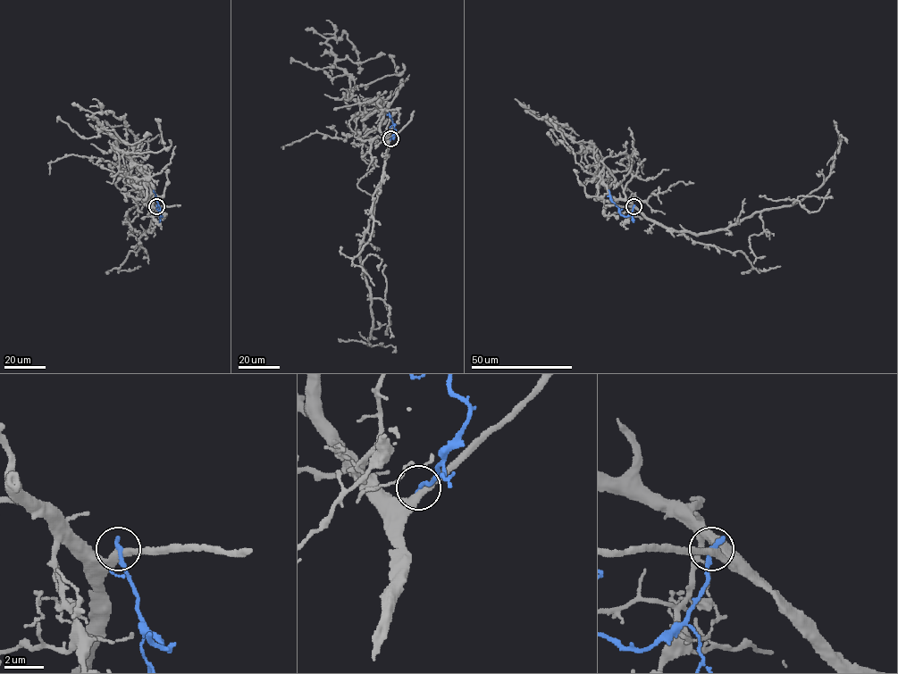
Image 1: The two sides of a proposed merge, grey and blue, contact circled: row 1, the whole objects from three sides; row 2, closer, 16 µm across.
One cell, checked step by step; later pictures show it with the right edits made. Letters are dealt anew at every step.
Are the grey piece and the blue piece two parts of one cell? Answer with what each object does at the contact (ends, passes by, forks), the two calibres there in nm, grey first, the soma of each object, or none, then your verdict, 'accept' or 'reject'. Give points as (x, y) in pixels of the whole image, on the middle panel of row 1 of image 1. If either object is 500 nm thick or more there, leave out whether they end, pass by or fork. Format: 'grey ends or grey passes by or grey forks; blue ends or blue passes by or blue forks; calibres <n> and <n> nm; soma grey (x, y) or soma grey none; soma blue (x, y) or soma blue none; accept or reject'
grey passes by; blue ends; calibres 320 and 280 nm; soma grey none; soma blue none; reject

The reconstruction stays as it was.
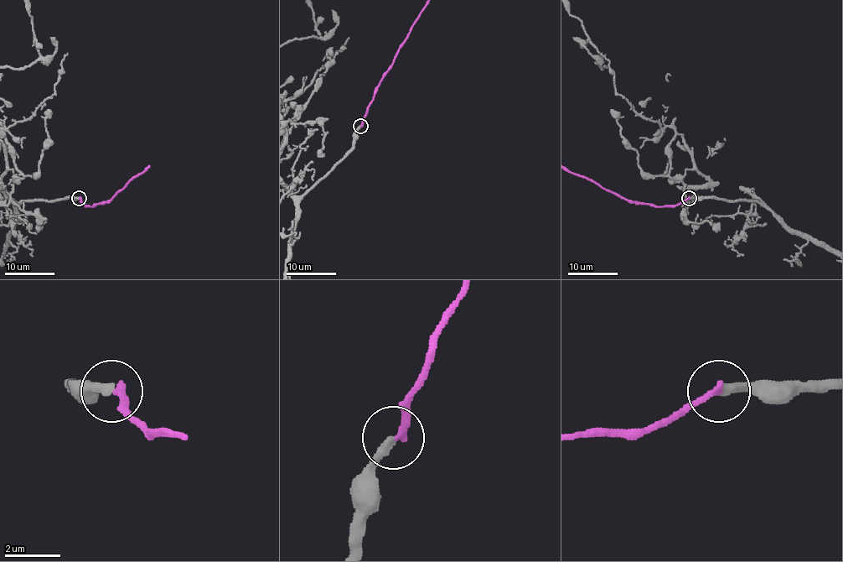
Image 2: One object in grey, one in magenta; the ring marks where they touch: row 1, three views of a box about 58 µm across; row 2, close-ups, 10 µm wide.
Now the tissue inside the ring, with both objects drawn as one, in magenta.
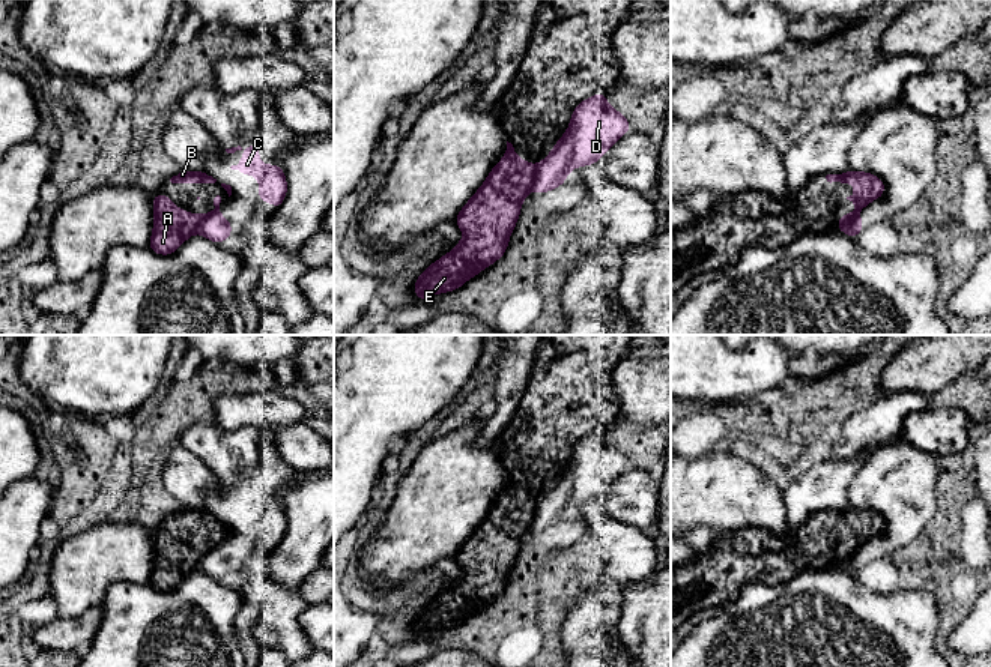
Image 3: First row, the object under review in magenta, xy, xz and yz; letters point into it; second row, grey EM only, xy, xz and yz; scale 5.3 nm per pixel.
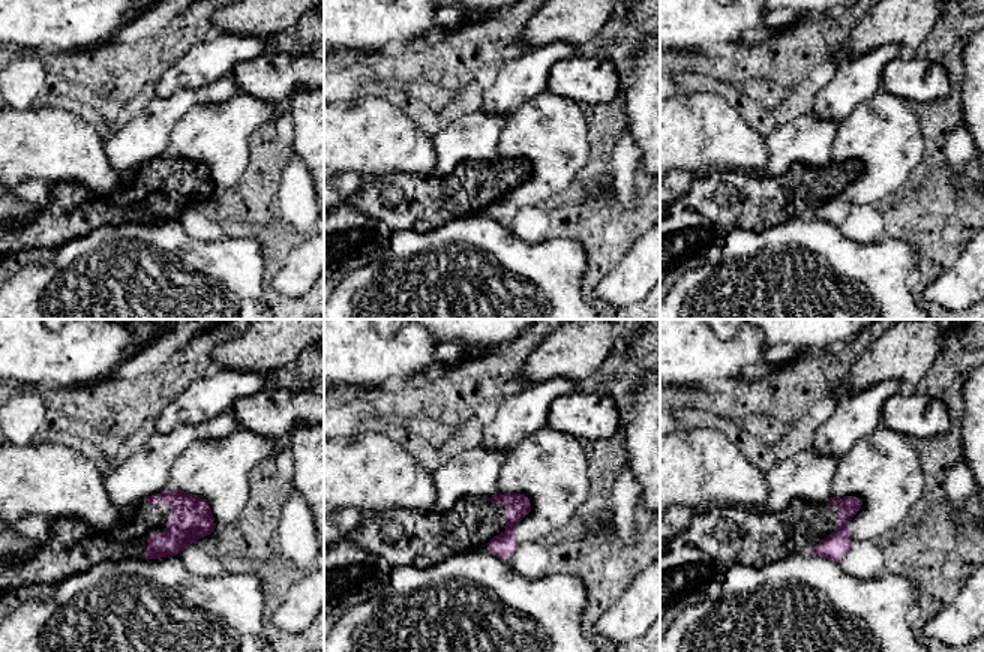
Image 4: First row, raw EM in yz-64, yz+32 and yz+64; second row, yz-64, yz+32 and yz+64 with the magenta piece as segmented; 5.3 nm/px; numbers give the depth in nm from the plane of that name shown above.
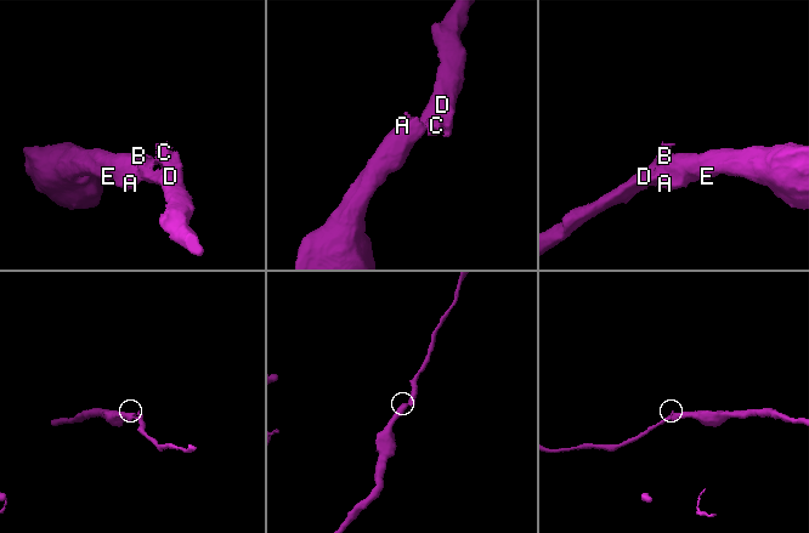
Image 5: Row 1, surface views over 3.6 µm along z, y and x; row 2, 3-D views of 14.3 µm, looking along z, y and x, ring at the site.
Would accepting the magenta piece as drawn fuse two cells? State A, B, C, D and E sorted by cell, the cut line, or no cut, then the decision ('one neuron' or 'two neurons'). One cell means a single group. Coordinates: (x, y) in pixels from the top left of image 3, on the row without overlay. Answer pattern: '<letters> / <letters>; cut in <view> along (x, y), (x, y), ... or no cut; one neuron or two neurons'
A B E / C D; cut in xz along (539, 502), (531, 525); two neurons

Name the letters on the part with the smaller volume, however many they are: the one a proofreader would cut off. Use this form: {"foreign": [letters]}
{"foreign": ["C", "D"]}

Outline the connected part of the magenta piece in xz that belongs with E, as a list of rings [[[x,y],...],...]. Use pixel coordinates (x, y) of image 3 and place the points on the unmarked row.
[[[507,478],[502,497],[493,502],[454,557],[465,575],[424,605],[412,623],[420,638],[457,626],[505,590],[522,538],[532,527],[537,506],[538,502],[517,494],[513,481]]]

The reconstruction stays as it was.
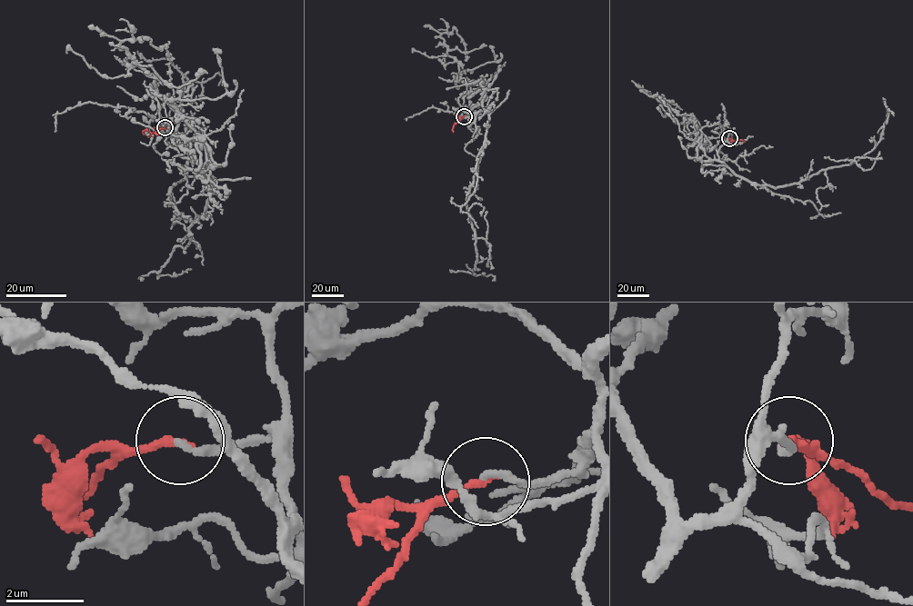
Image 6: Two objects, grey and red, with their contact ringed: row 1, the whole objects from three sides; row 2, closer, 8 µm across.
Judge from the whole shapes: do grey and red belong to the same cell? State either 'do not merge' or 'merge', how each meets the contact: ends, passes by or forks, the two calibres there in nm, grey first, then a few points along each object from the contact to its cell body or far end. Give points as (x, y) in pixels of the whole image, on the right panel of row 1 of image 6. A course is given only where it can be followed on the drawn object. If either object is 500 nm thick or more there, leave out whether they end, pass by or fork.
merge | grey ends | red ends | 190/190 nm | grey via (729, 138), (717, 154), (737, 174), (758, 184), (797, 183), (849, 164), (874, 148), (887, 118), (883, 97) | red via (729, 138), (745, 142)

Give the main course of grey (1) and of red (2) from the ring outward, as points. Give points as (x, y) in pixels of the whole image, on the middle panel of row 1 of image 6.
1: (464, 116), (479, 104), (488, 116), (482, 154), (466, 201), (476, 261), (474, 273), (449, 270)
2: (464, 116), (454, 125), (453, 132)

